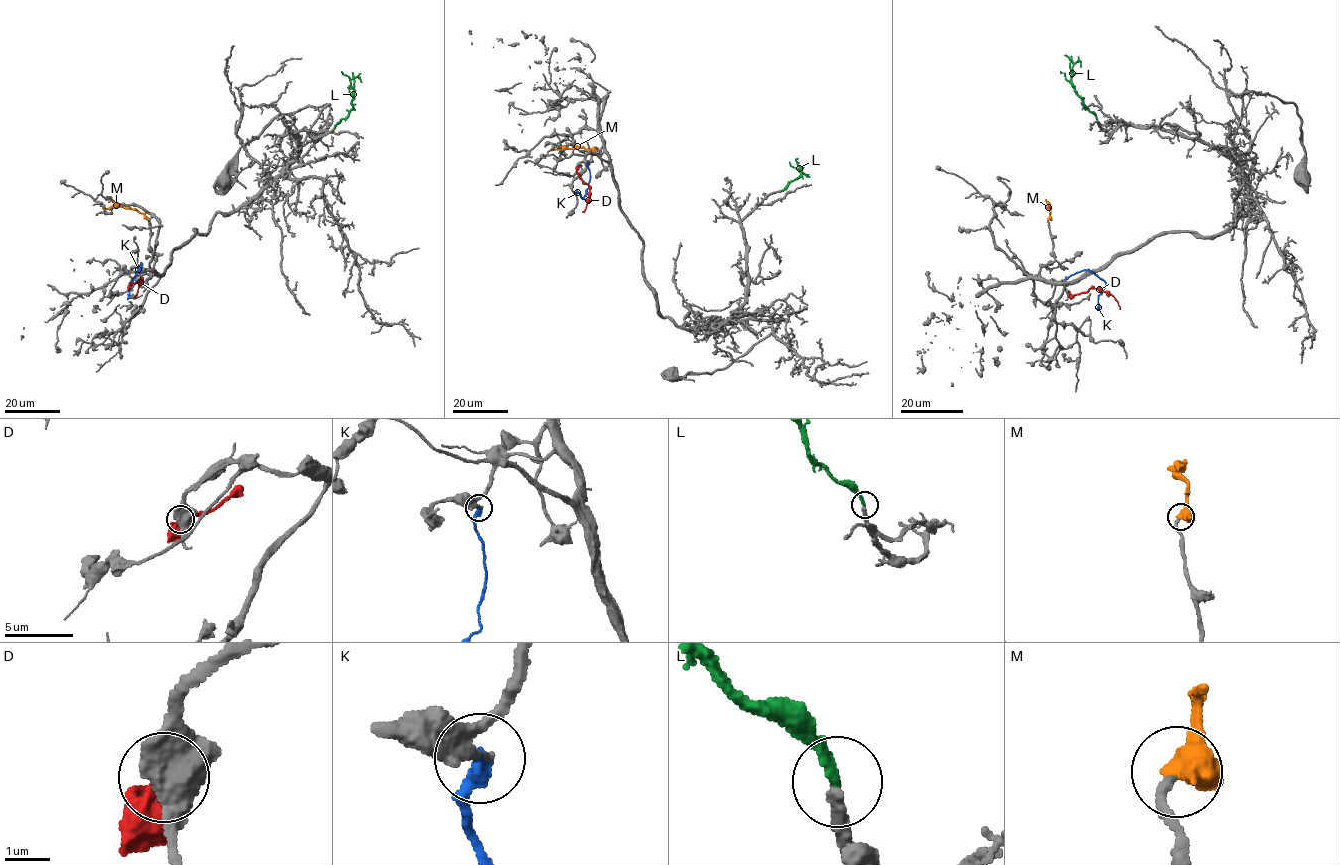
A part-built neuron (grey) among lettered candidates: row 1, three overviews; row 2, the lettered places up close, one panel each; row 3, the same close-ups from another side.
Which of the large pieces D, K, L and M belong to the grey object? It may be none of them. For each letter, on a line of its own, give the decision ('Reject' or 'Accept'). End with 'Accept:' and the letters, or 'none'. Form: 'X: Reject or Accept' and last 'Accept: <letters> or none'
D: Accept
K: Reject
L: Accept
M: Accept
Accept: D, L, M

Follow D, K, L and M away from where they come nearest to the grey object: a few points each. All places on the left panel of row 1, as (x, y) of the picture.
D: (130, 284), (141, 280), (134, 298)
K: (141, 271), (141, 263), (127, 299)
L: (334, 127), (352, 107), (350, 80), (357, 76), (361, 82)
M: (145, 217), (143, 213), (119, 206), (103, 209)

